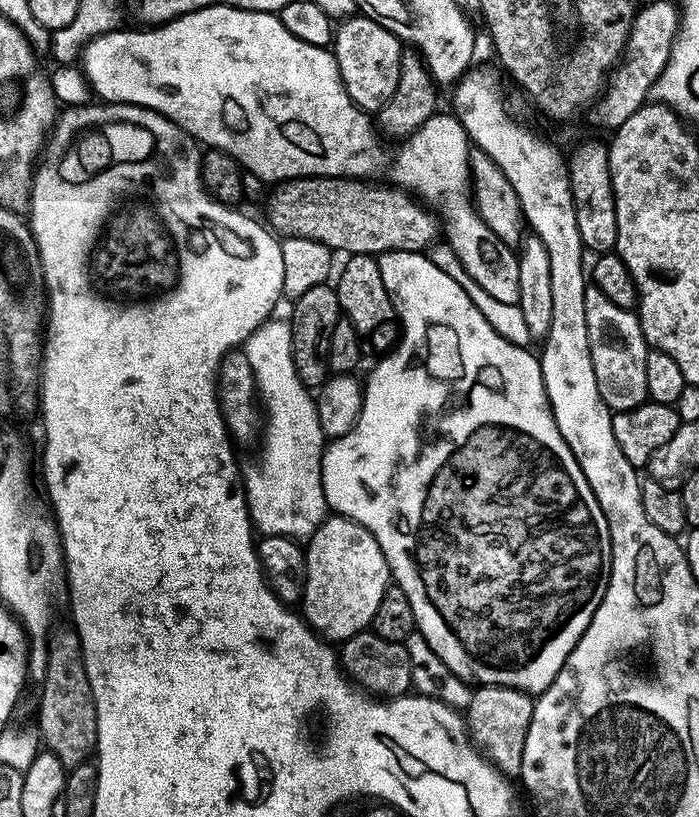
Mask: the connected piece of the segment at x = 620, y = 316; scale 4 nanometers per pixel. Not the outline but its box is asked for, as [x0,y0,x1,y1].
[583,284,648,412]

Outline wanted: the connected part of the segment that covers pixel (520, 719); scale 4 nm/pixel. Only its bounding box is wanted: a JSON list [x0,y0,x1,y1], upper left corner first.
[466,684,534,778]

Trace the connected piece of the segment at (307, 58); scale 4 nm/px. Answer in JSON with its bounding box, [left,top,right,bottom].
[78,6,384,182]

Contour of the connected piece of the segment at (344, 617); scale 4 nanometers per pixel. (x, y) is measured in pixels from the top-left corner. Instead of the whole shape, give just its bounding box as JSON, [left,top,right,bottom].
[303,514,390,642]

